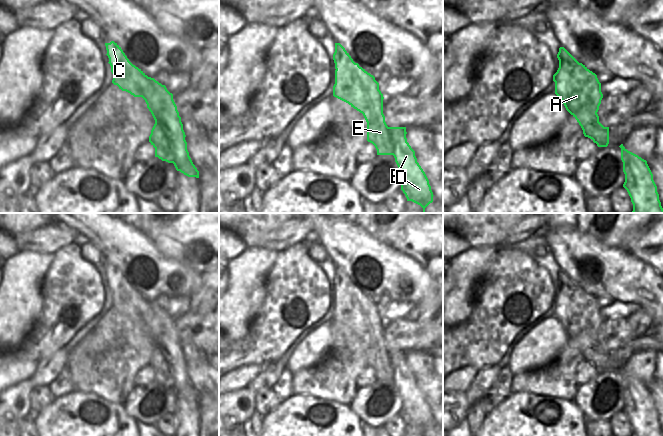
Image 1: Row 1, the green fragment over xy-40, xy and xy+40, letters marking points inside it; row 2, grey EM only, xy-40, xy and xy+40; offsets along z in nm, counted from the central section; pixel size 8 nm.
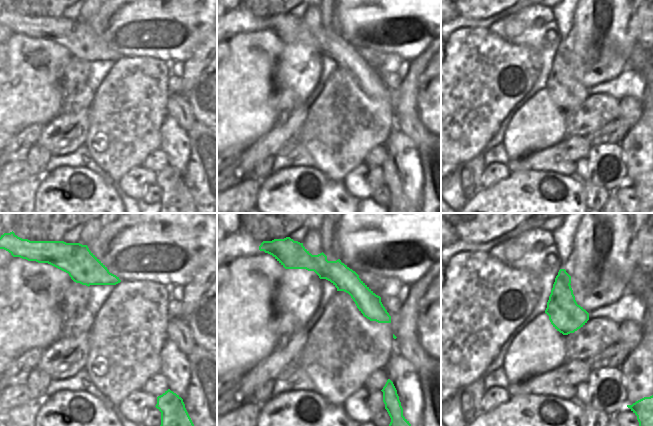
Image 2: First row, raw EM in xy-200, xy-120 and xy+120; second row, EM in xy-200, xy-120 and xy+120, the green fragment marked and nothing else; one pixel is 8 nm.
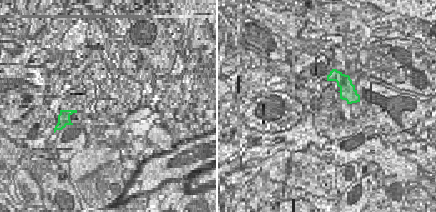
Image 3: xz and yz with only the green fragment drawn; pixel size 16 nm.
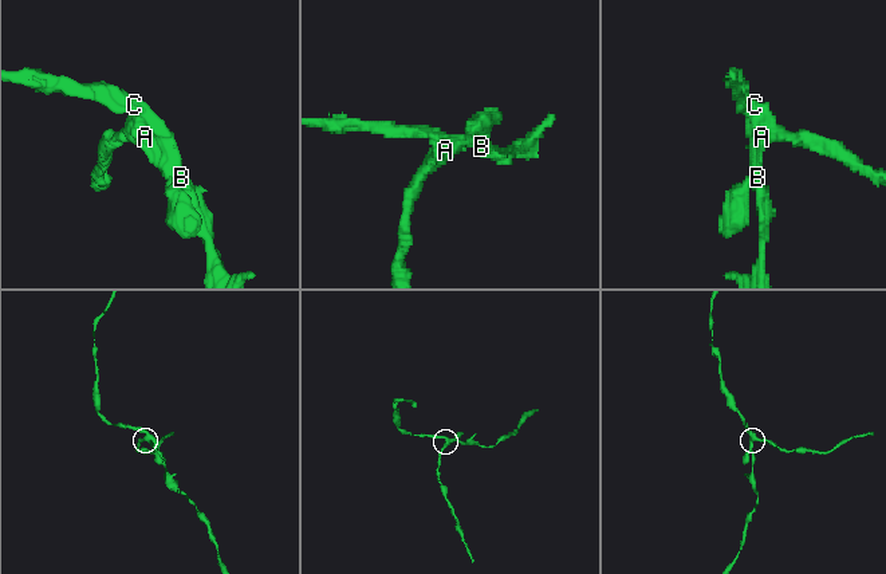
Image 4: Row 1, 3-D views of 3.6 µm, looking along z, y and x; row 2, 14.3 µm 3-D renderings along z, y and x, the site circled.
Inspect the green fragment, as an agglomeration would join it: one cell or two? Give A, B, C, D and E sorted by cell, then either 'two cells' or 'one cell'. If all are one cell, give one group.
groups A E / B C D; two cells

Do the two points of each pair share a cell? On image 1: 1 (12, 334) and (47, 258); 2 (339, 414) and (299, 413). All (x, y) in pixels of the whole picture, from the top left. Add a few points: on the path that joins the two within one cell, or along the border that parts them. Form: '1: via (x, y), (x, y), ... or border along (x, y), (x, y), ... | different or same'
1: via (12, 315), (20, 286), (28, 277) | same
2: via (331, 405), (322, 402), (309, 408) | same

